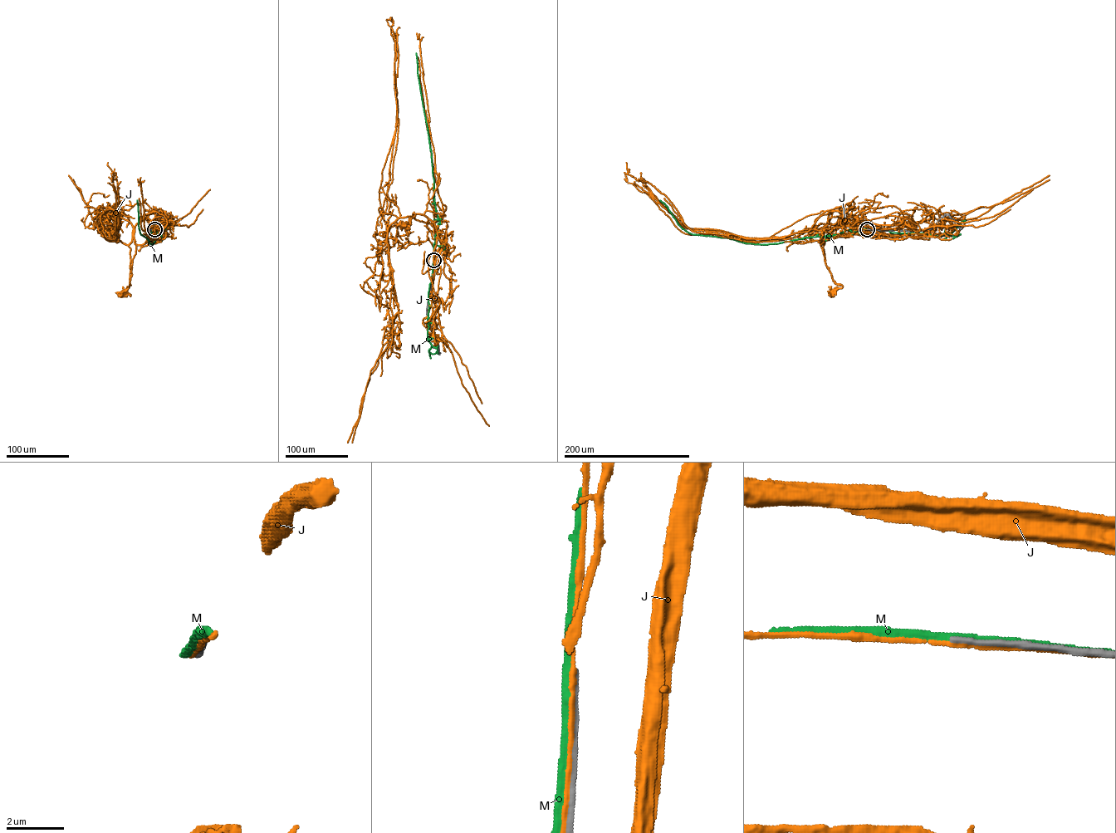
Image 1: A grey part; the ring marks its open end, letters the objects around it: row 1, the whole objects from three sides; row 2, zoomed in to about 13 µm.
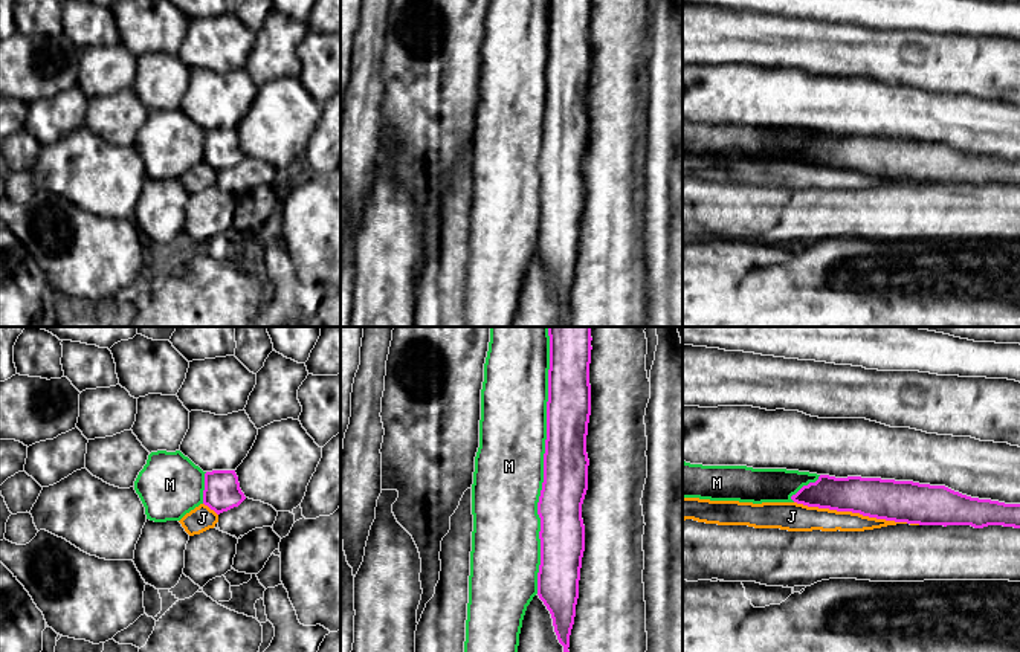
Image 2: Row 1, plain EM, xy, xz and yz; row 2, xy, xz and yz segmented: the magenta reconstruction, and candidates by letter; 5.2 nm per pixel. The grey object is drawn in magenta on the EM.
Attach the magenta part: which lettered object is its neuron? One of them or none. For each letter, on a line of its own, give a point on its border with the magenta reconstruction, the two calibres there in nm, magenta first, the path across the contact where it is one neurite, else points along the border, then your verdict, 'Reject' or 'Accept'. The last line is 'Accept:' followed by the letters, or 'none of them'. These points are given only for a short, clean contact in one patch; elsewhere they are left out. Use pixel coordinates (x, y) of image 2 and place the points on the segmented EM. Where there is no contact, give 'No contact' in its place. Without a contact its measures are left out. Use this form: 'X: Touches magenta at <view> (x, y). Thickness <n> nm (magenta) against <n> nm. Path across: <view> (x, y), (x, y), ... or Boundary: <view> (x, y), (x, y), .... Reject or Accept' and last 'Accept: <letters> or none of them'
J: Touches magenta at yz (851, 510). Thickness 220 nm (magenta) against 130 nm. Reject
M: Touches magenta at xz (544, 460). Thickness 240 nm (magenta) against 360 nm. Reject
Accept: none of them

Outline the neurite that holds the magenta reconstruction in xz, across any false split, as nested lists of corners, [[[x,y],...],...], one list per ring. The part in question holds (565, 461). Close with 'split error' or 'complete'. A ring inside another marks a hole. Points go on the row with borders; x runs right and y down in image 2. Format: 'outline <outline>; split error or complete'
outline [[[548,327],[550,370],[544,483],[537,502],[537,596],[551,614],[563,652],[579,599],[585,551],[582,504],[588,490],[591,327]]]; complete

